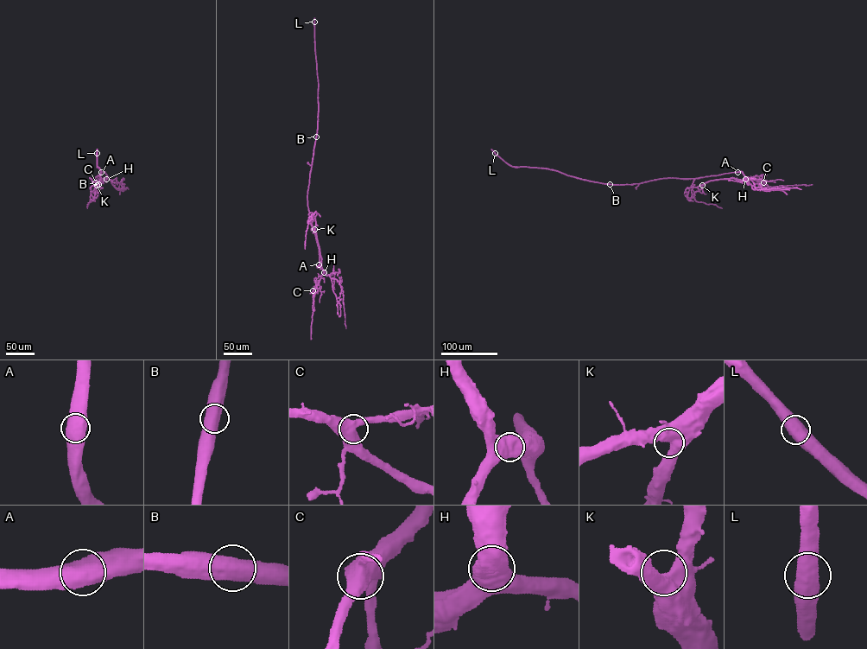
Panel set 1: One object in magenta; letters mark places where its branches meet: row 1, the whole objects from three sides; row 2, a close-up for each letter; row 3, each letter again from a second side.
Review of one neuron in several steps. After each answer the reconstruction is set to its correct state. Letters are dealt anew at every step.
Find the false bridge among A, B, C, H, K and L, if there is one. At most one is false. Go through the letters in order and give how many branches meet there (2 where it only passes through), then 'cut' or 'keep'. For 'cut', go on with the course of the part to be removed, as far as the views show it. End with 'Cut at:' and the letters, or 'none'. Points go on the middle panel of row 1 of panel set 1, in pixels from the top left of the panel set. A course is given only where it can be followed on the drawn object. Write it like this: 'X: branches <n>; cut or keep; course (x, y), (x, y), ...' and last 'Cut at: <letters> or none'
A: branches 2; keep
B: branches 2; keep
C: branches 2; keep
H: branches 2; keep
K: branches 2; keep
L: branches 2; keep
Cut at: none

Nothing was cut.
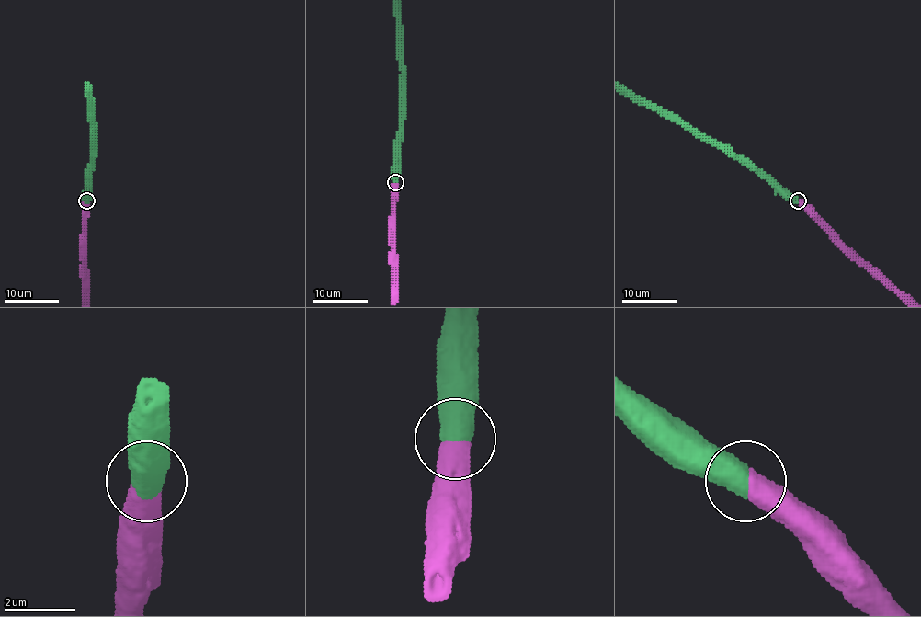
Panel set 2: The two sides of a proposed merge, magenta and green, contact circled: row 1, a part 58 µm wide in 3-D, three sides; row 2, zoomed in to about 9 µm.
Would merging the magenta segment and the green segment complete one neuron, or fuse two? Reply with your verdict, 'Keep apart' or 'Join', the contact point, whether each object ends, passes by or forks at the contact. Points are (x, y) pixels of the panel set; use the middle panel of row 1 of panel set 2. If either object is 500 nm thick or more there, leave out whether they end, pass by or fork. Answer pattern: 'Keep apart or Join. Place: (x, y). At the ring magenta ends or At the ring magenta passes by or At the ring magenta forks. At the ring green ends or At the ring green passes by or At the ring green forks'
Join. Place: (395, 182)

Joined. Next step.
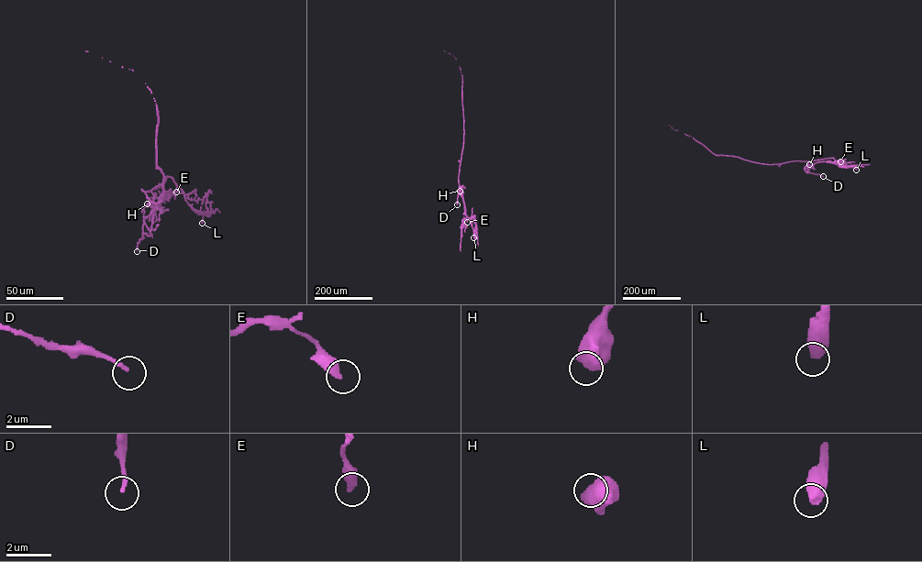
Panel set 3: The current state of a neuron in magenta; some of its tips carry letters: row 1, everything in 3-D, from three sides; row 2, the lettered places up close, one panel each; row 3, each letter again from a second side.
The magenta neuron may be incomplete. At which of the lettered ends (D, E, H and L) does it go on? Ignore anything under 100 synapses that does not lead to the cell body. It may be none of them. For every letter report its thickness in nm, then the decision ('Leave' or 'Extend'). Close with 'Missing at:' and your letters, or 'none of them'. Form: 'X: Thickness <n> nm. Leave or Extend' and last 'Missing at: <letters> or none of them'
D: Thickness 150 nm. Leave
E: Thickness 420 nm. Leave
H: Thickness 700 nm. Leave
L: Thickness 550 nm. Extend
Missing at: L

